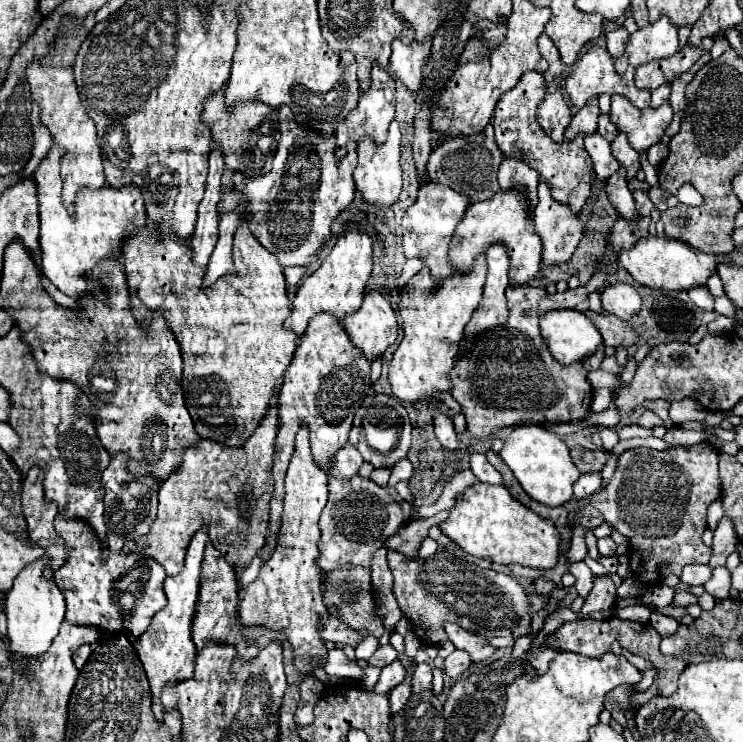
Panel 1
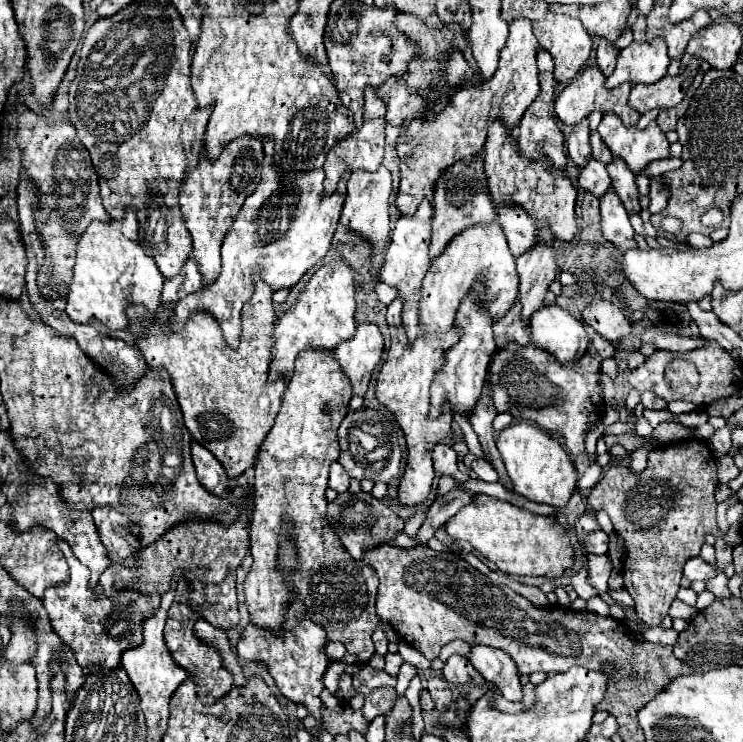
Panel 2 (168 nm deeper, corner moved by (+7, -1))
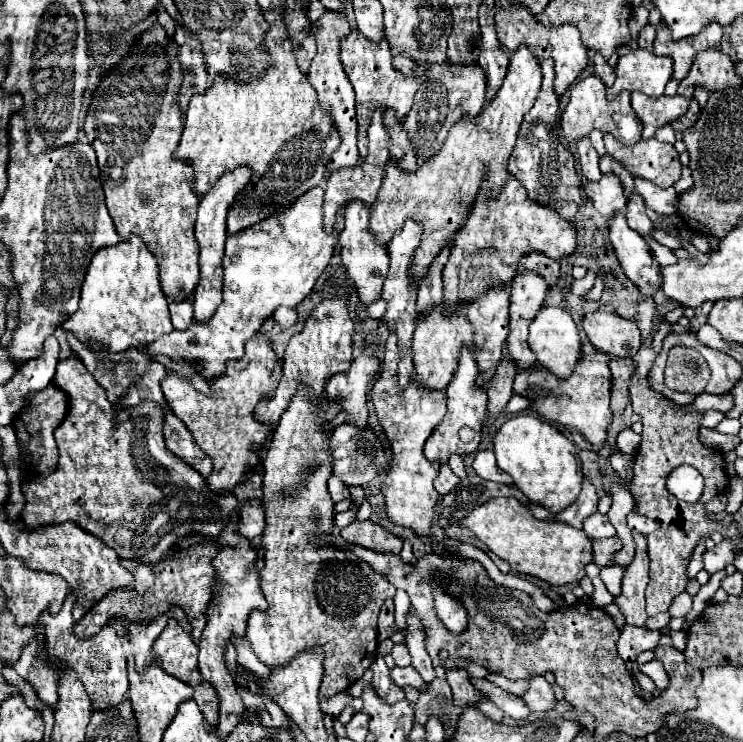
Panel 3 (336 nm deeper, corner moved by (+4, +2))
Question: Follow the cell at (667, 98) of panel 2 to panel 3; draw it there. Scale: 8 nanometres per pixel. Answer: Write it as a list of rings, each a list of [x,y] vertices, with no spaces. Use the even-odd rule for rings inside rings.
[[[632,92],[632,108],[642,120],[642,138],[654,138],[656,130],[664,124],[672,124],[688,110],[690,98],[676,94],[674,98],[660,96],[660,100],[648,100],[642,92]]]

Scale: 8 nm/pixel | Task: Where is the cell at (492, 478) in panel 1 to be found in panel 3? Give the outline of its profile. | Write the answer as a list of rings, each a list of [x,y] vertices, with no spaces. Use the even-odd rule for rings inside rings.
[[[480,450],[474,458],[472,468],[476,470],[476,474],[484,480],[492,480],[492,482],[502,482],[502,484],[512,484],[512,478],[498,468],[496,460],[494,460],[494,452],[490,450]]]

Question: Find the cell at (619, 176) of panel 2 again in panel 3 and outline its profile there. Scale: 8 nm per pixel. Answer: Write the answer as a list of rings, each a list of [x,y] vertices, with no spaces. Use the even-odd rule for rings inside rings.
[[[632,194],[628,198],[628,212],[626,212],[626,220],[628,220],[628,226],[632,230],[636,230],[640,236],[650,236],[654,234],[656,226],[654,222],[646,216],[646,206],[642,202],[642,198],[638,194]]]

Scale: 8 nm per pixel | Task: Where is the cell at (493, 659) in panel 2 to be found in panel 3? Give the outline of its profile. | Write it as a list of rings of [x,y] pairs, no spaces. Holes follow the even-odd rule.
[[[544,676],[530,678],[530,688],[524,694],[524,702],[532,712],[546,712],[556,706],[556,696],[552,686],[546,682]]]

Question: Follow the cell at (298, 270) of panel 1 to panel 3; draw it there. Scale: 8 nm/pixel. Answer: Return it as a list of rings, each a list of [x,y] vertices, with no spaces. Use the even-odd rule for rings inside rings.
[[[278,308],[276,312],[274,312],[274,320],[282,326],[282,328],[290,328],[290,326],[294,326],[296,324],[296,320],[298,320],[298,316],[296,316],[296,312],[292,310],[292,308]]]

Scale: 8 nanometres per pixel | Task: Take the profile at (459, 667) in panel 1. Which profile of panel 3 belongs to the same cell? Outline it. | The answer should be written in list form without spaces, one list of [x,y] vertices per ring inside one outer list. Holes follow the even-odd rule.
[[[470,678],[470,682],[472,682],[474,688],[478,688],[480,692],[484,692],[498,708],[502,708],[514,720],[522,722],[522,720],[526,720],[530,716],[530,710],[524,704],[522,698],[518,698],[518,696],[514,696],[514,694],[510,694],[510,692],[498,688],[498,686],[494,686],[492,682],[482,680],[482,678]]]

